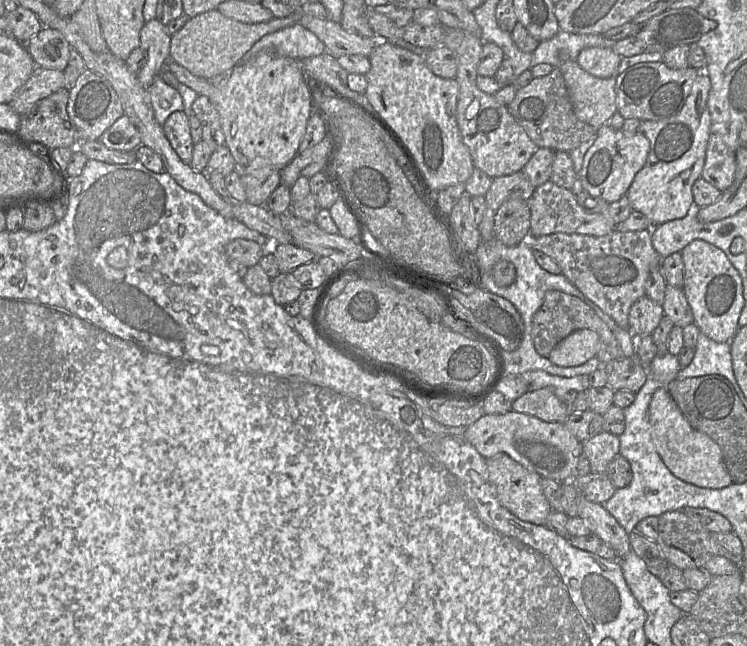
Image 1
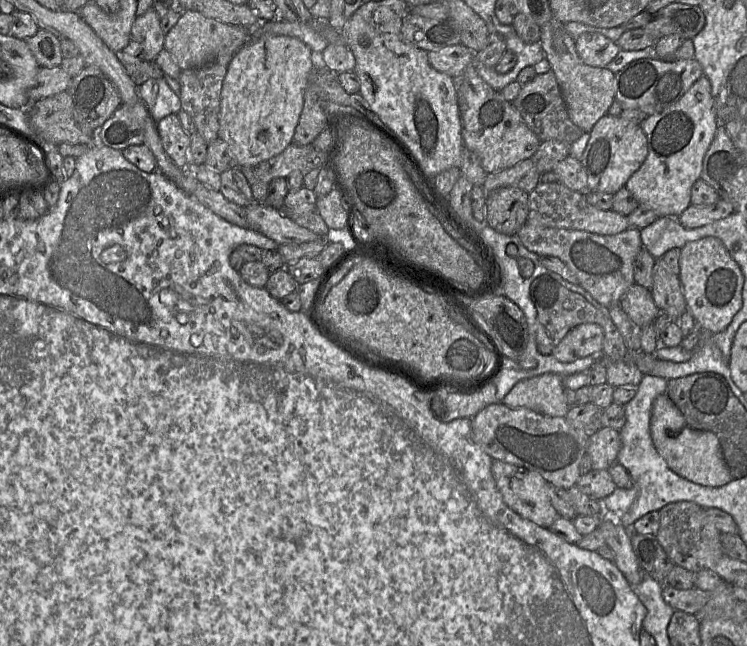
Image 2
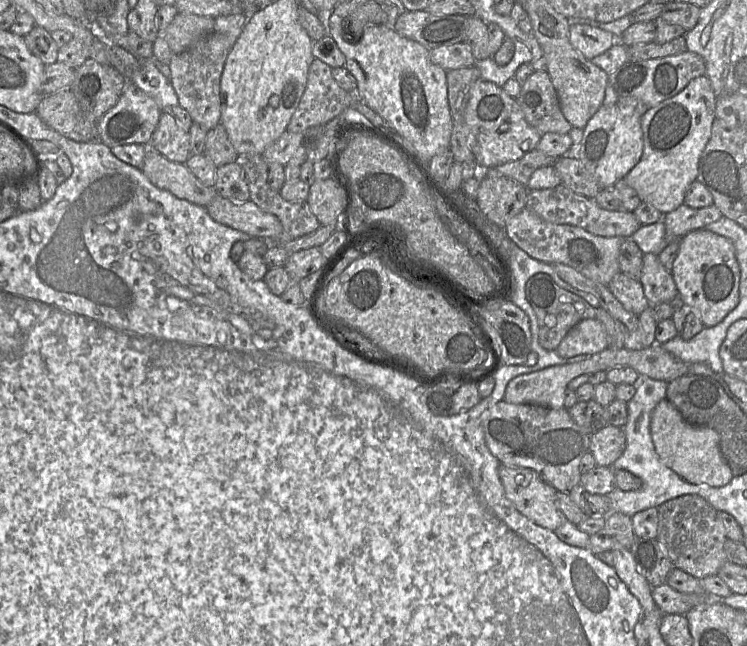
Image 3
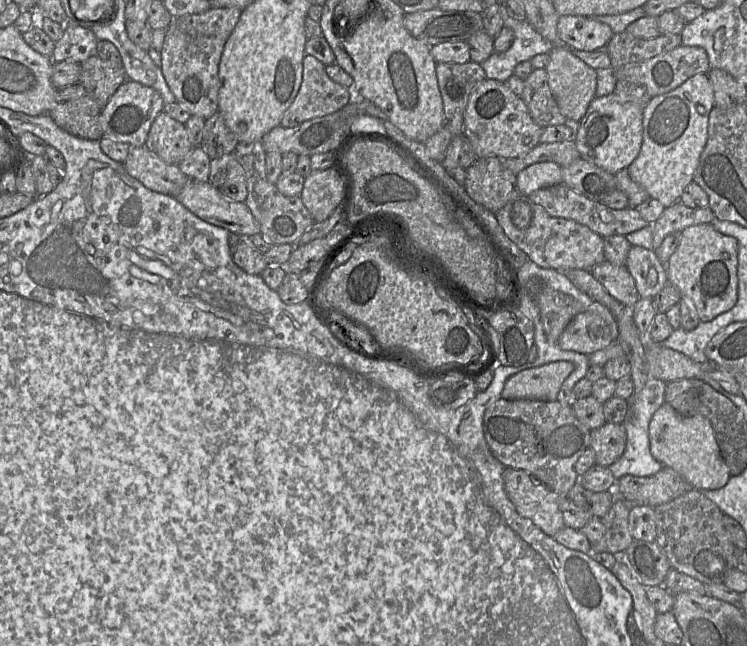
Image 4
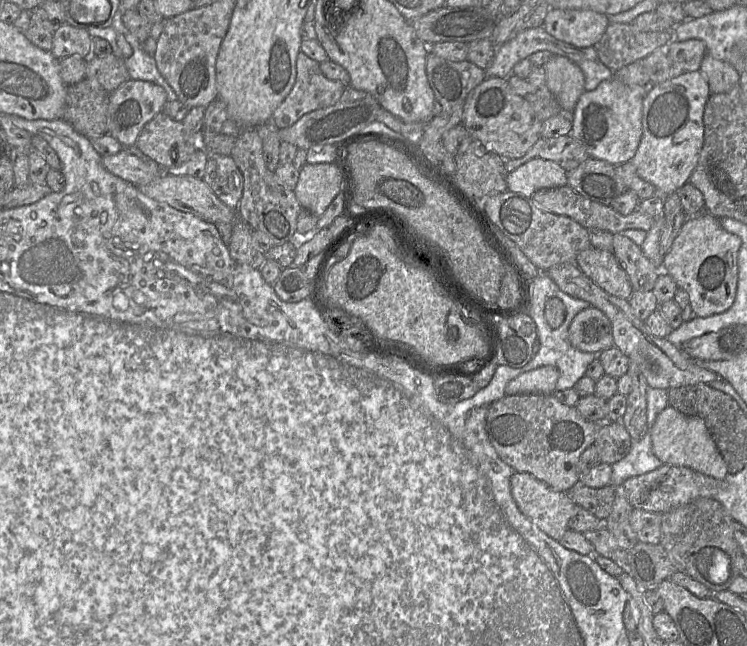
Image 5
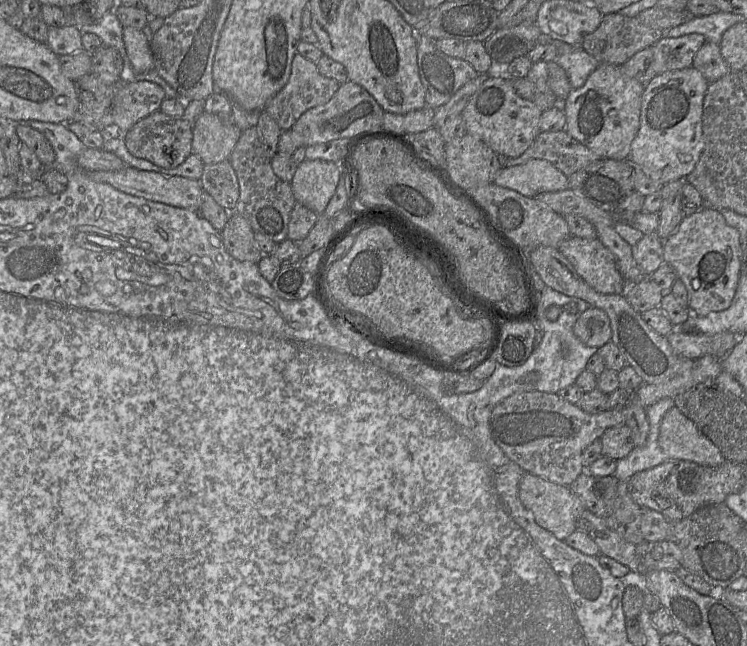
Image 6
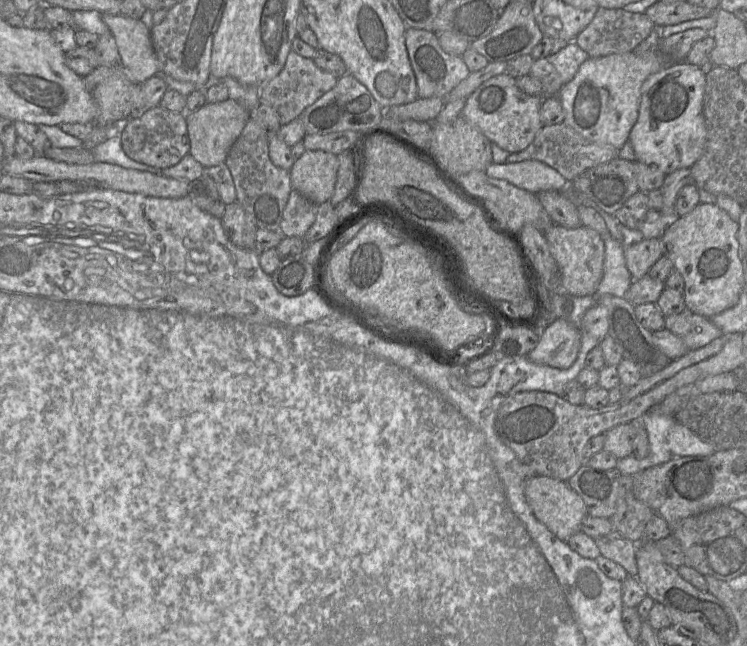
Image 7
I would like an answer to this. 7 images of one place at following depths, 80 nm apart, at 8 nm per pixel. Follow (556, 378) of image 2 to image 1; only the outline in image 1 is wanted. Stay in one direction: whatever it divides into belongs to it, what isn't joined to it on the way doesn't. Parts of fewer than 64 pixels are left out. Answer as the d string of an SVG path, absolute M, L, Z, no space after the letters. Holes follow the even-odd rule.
M551 388L527 391L511 403L512 411L534 416L544 422L565 423L569 406L557 398Z

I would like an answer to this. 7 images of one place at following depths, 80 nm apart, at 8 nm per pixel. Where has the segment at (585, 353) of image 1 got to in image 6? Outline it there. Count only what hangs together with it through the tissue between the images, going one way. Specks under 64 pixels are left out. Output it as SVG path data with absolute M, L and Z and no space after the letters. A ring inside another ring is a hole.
M589 307L576 320L573 333L584 345L600 348L611 341L609 317L602 309Z

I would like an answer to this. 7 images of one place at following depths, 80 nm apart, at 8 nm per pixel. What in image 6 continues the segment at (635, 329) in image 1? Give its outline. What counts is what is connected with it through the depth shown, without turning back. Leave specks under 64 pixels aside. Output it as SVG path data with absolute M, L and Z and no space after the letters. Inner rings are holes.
M571 235L557 249L590 287L603 294L624 296L628 283L617 269L613 254L598 238Z

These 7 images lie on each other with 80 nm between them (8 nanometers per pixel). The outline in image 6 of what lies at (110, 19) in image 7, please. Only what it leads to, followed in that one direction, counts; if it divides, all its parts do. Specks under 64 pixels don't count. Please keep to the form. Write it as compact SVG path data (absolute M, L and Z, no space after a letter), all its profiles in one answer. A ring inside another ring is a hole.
M124 27L122 39L131 68L135 74L155 69L151 45L144 30Z

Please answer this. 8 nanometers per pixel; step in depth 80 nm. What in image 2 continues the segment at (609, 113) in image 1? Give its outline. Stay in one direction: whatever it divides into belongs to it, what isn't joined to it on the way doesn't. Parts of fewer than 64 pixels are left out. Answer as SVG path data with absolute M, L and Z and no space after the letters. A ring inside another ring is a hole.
M553 17L540 26L539 43L551 65L566 103L571 121L584 133L589 133L597 121L608 114L615 97L615 74L607 68L585 64L579 57L575 40L565 29L565 24Z

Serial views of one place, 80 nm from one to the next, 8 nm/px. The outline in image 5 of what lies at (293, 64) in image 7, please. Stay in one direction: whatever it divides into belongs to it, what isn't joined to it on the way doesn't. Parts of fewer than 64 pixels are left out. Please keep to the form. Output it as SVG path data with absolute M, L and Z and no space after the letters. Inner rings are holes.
M299 52L296 61L296 81L287 97L273 112L272 124L278 129L285 129L296 123L303 115L334 105L341 98L346 86L339 81L327 79L320 70L319 63L303 52Z

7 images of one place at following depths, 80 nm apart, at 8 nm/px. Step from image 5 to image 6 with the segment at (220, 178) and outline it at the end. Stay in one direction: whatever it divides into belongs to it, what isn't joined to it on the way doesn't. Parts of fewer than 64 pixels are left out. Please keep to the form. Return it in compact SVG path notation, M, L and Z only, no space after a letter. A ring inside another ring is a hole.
M229 160L205 164L200 183L203 190L228 212L235 212L240 190L236 173Z

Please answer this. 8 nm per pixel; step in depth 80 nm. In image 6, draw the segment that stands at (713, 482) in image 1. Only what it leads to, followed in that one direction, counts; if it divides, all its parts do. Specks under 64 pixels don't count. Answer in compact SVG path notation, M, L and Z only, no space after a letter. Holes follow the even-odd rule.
M675 406L661 420L658 444L668 460L686 460L709 467L726 462L714 443Z

